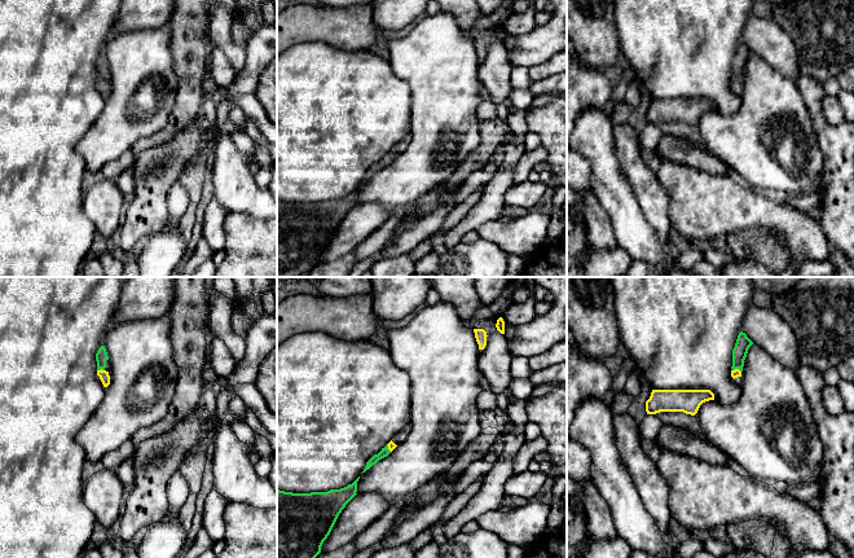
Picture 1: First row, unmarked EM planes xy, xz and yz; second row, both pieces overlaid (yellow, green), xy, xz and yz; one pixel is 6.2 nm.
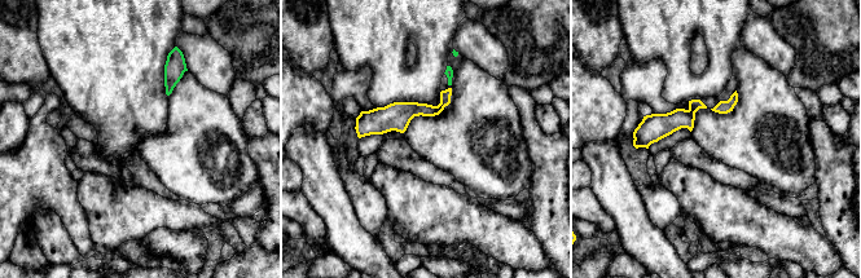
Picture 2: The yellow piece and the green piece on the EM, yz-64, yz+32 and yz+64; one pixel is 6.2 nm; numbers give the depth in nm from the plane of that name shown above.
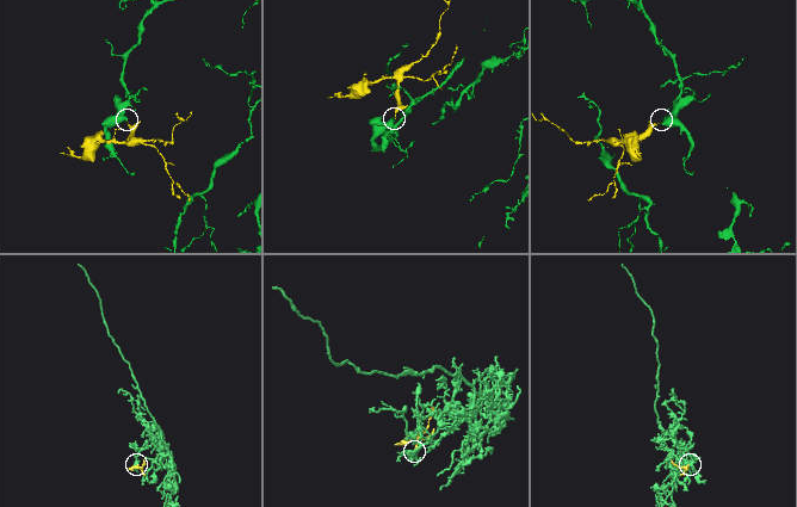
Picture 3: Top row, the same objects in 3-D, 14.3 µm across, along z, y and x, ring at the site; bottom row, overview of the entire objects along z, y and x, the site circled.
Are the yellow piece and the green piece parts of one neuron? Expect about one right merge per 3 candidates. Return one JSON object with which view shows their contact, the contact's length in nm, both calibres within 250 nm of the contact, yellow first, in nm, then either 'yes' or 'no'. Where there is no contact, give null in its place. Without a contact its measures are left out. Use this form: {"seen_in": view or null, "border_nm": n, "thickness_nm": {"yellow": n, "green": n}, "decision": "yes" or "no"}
{"seen_in": "xy", "border_nm": 50, "thickness_nm": {"yellow": 70, "green": 80}, "decision": "yes"}

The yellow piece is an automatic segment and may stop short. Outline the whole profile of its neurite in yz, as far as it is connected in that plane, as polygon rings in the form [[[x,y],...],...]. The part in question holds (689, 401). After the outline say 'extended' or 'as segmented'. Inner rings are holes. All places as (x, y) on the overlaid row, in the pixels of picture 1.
[[[652,390],[646,401],[646,412],[683,412],[695,416],[700,405],[709,400],[714,400],[710,390]]]; as segmented

